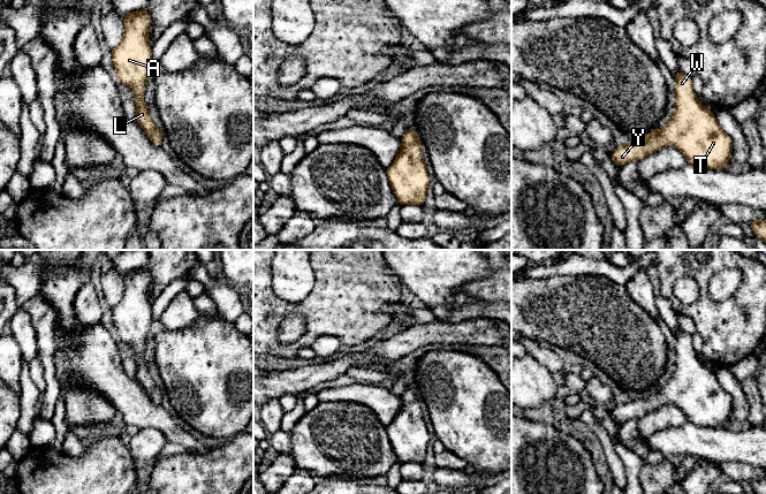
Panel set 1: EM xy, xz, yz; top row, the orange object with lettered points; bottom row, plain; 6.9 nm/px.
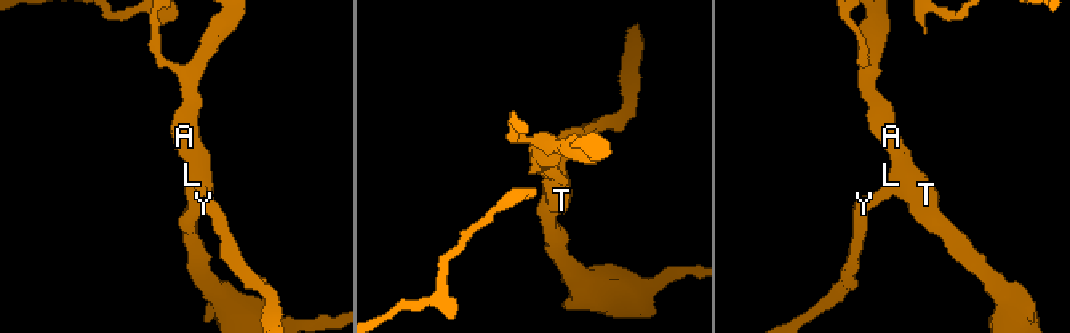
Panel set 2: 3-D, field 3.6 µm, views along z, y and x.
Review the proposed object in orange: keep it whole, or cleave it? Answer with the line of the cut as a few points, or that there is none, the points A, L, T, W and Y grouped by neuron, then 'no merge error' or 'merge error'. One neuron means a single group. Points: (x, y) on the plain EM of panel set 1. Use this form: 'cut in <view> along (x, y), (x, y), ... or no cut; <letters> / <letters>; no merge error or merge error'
no cut; A L T W Y; no merge error

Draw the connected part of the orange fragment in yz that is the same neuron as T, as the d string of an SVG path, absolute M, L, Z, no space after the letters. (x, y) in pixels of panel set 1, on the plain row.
M681 328L675 337L675 371L663 387L620 403L610 412L622 425L631 418L639 419L667 403L678 406L689 423L705 427L726 427L733 401L721 387L713 370L706 367L695 352L691 335Z

